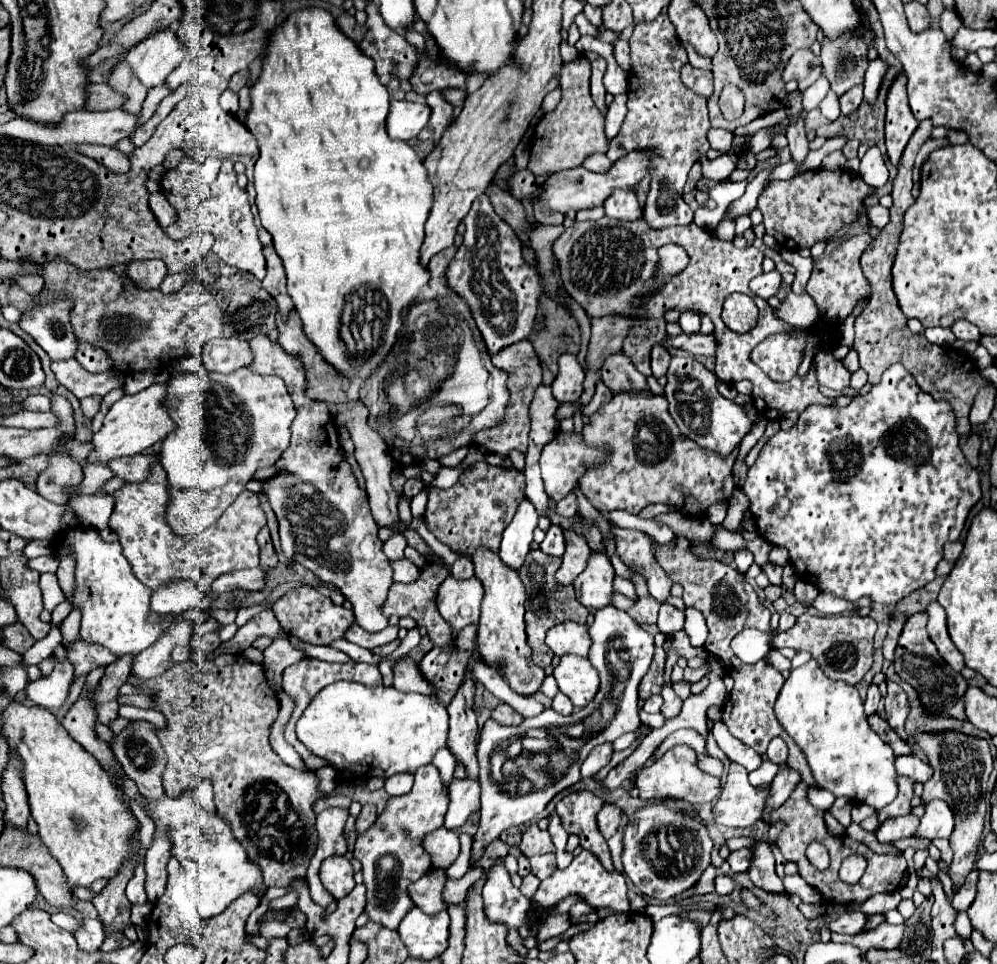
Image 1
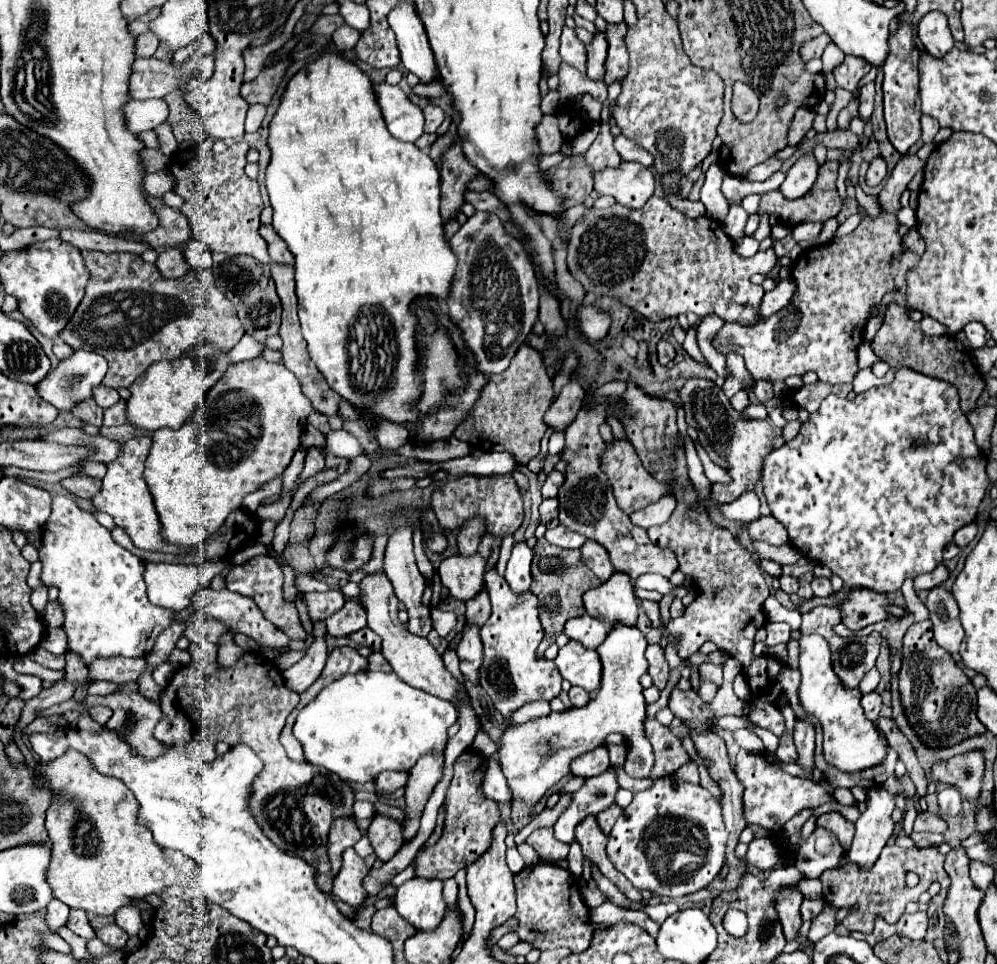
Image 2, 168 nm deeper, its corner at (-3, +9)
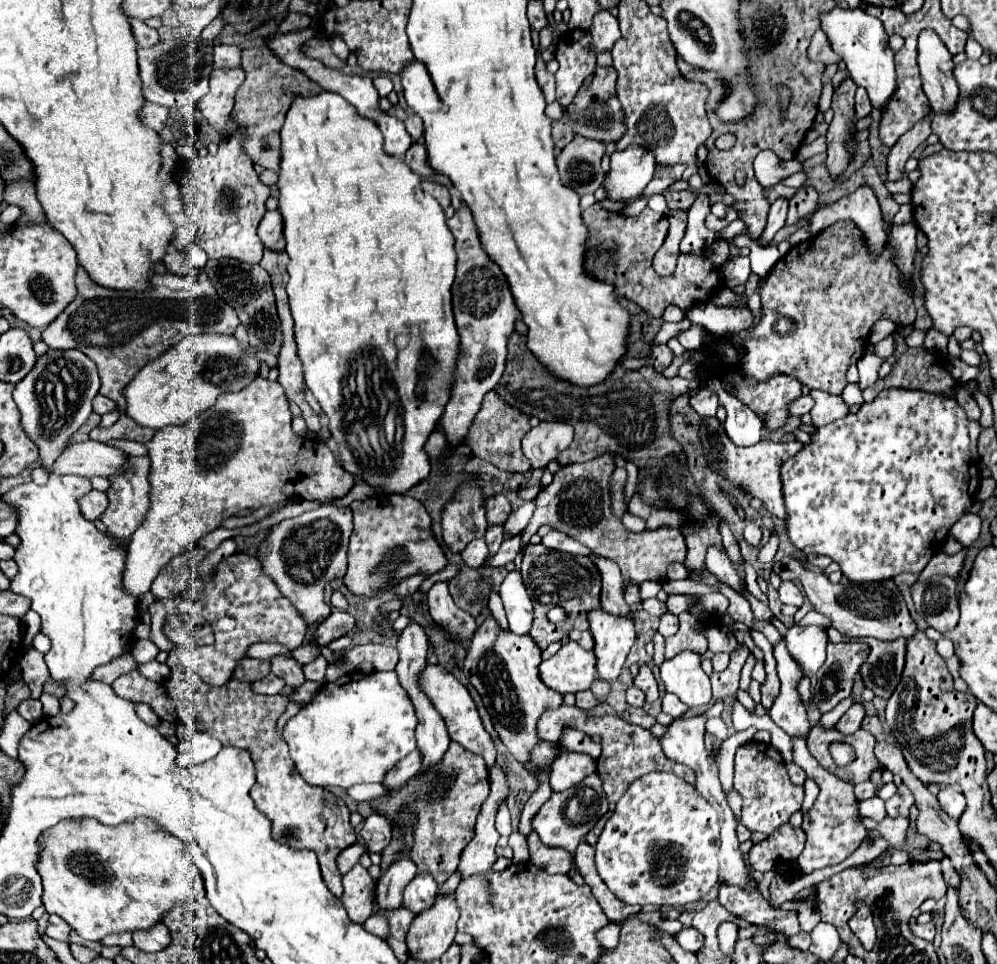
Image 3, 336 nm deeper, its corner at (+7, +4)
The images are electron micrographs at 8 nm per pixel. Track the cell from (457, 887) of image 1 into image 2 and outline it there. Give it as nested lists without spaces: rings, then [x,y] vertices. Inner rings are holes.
[[[455,878],[445,880],[443,884],[445,884],[445,888],[443,888],[443,896],[445,896],[447,906],[449,906],[449,908],[457,908],[457,882],[455,882]]]

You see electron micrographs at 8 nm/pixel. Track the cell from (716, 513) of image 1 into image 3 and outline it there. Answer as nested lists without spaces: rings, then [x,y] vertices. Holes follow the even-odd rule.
[[[703,417],[699,423],[699,439],[703,445],[703,457],[707,457],[707,465],[715,469],[717,473],[723,473],[723,477],[737,487],[741,493],[747,497],[761,499],[765,509],[773,513],[775,517],[783,519],[785,517],[785,507],[783,507],[783,495],[781,495],[781,479],[779,479],[779,467],[783,461],[793,457],[803,445],[795,439],[791,441],[781,441],[775,443],[771,439],[761,439],[759,443],[751,447],[737,447],[725,433],[723,423],[717,417]]]

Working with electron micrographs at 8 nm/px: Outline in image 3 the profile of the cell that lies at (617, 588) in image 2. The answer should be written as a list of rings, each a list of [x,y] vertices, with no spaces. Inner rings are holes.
[[[603,607],[591,609],[587,619],[589,631],[595,639],[593,651],[597,655],[599,677],[613,683],[619,677],[625,657],[635,641],[635,623],[629,617],[611,617]]]

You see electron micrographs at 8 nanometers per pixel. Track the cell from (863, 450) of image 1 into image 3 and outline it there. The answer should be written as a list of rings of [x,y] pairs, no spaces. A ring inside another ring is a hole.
[[[883,389],[871,403],[863,403],[857,413],[849,413],[847,417],[817,427],[811,433],[811,441],[803,445],[803,449],[787,459],[781,465],[781,483],[783,483],[783,503],[787,517],[785,531],[791,543],[805,555],[827,555],[831,561],[839,563],[841,573],[853,583],[873,583],[873,581],[887,581],[899,573],[921,573],[925,565],[931,561],[935,553],[941,551],[949,529],[971,509],[977,489],[981,483],[981,469],[979,469],[979,453],[977,453],[977,435],[981,433],[981,425],[977,421],[967,421],[965,411],[959,403],[945,395],[933,395],[927,391],[913,391],[913,389]]]

